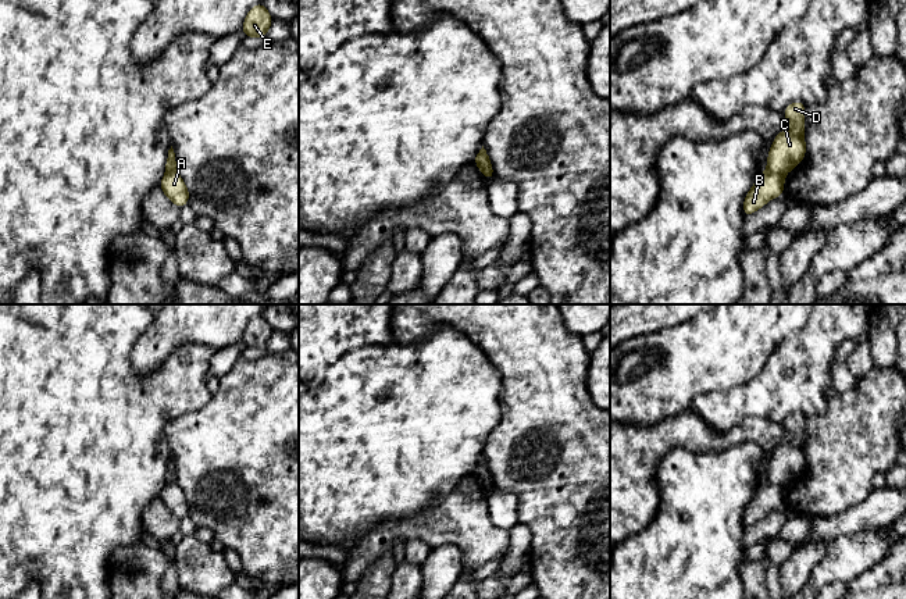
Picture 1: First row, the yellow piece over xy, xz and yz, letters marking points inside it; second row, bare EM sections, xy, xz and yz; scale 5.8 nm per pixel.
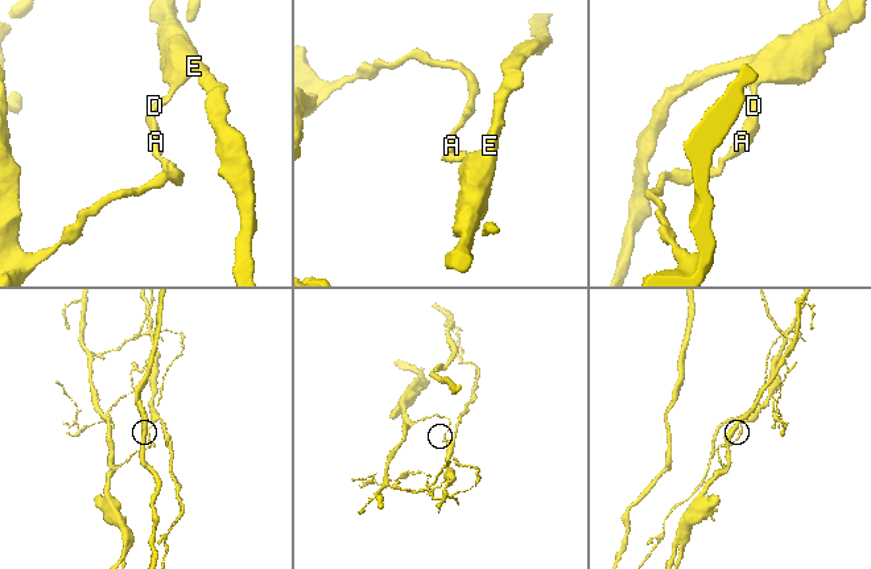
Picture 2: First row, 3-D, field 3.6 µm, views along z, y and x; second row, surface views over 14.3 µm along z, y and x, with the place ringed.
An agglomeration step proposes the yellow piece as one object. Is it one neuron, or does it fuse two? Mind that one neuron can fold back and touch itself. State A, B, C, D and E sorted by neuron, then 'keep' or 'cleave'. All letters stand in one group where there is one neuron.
A B / C D E; cleave

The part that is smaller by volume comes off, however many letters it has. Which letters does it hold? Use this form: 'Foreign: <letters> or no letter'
Foreign: C, D, E

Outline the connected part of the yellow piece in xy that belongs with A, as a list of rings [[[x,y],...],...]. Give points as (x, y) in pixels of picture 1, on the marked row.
[[[176,171],[167,172],[160,182],[160,188],[179,208],[189,203],[188,188]]]

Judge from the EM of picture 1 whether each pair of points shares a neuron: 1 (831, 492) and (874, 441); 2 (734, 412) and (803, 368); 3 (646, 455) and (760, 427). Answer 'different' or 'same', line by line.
1: same
2: same
3: same

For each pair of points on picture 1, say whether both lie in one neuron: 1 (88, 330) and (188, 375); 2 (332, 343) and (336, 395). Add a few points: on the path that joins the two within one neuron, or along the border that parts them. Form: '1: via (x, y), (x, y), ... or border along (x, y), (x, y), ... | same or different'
1: via (107, 356), (135, 384), (161, 384) | same
2: border along (363, 346), (345, 352), (313, 381) | different

